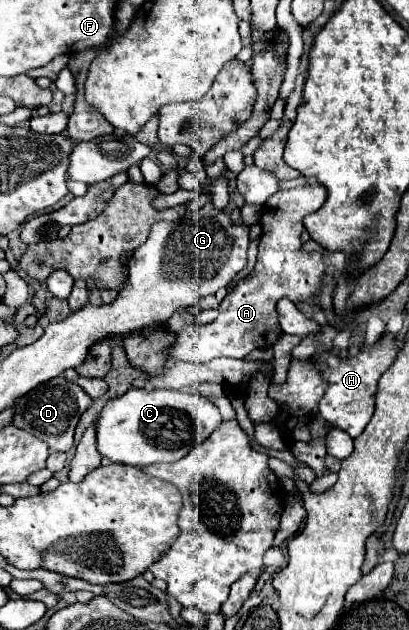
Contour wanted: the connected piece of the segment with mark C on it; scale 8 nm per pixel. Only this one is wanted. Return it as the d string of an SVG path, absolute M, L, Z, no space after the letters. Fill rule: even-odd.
M137 390L107 402L97 418L97 448L101 456L117 464L149 466L157 462L175 462L191 448L201 444L221 426L219 408L199 396L179 390Z

